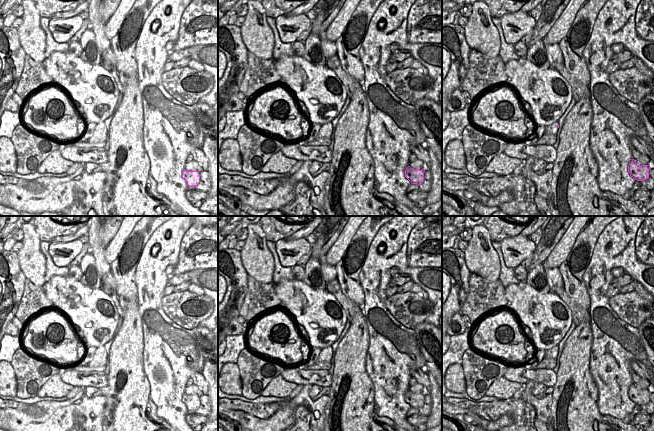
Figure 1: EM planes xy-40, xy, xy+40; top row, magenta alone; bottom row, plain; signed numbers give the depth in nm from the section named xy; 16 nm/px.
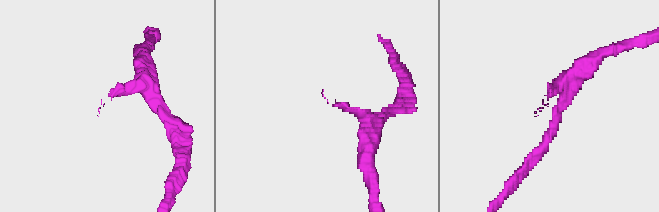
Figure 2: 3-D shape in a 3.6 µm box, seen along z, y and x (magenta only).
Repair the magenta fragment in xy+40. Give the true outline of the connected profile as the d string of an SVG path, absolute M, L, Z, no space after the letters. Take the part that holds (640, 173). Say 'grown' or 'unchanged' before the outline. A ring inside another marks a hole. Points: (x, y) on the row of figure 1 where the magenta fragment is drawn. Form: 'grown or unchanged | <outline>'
unchanged | M634 159L629 163L628 172L637 181L645 181L649 178L649 165L638 166Z

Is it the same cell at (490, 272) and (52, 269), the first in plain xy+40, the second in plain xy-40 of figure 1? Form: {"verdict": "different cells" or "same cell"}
{"verdict": "different cells"}

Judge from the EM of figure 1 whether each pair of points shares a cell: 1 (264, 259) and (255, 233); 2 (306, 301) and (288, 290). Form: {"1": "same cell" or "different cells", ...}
{"1": "same cell", "2": "same cell"}

